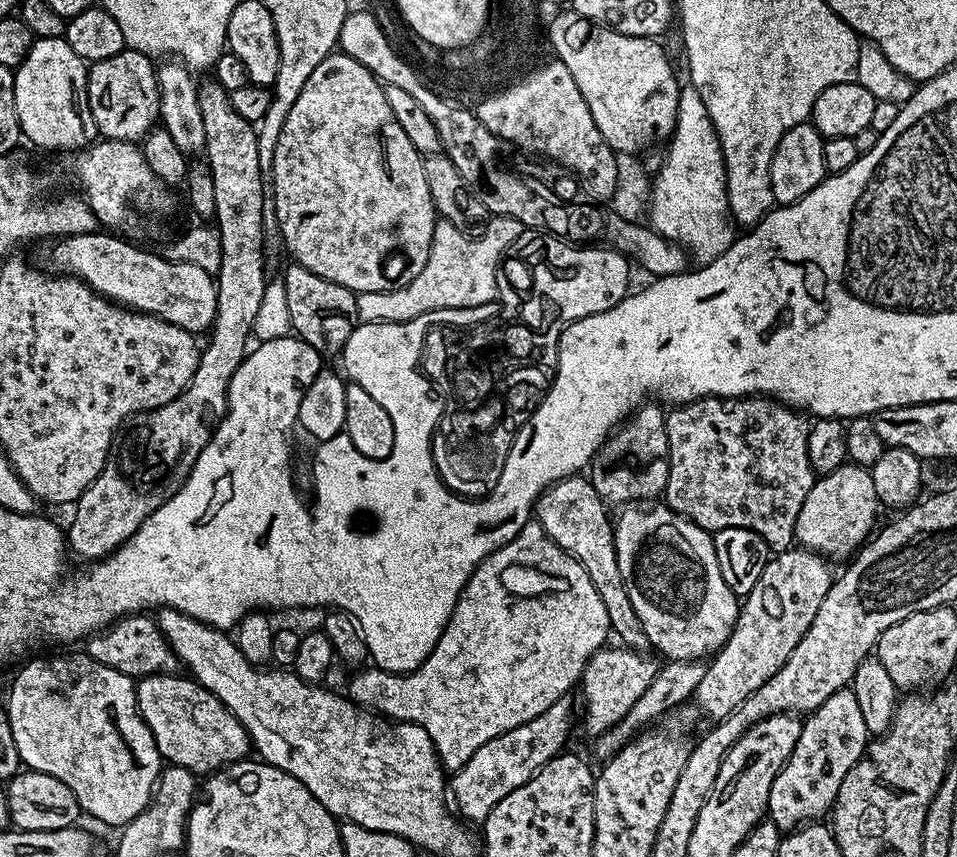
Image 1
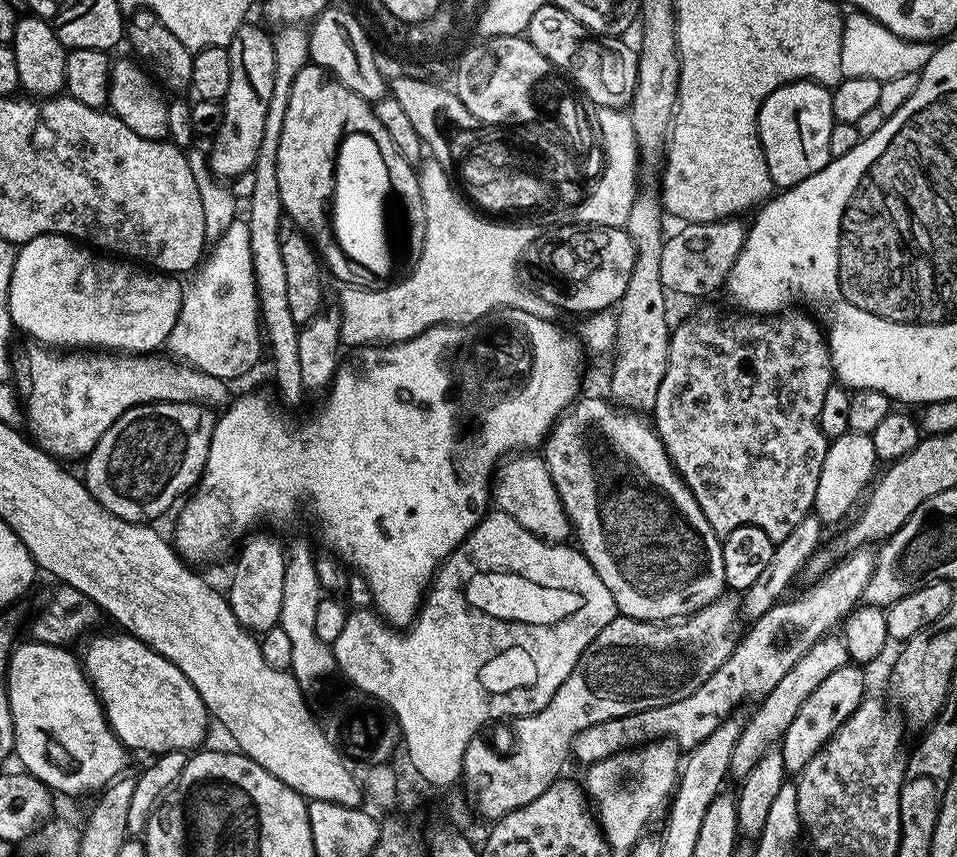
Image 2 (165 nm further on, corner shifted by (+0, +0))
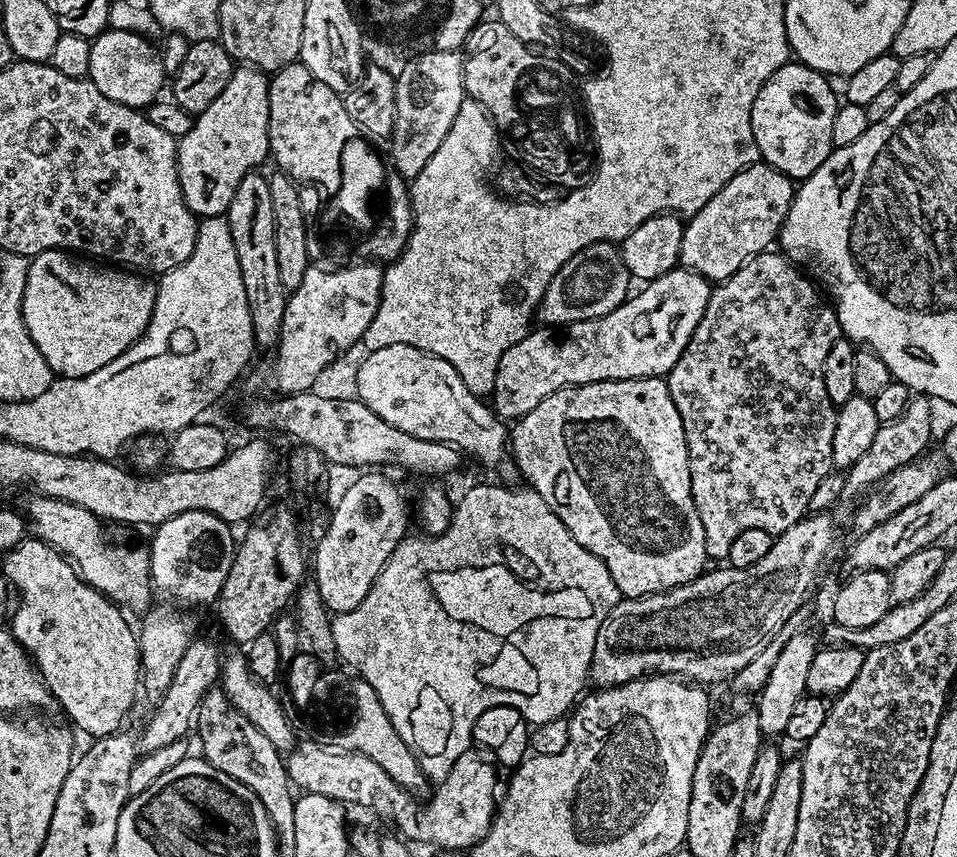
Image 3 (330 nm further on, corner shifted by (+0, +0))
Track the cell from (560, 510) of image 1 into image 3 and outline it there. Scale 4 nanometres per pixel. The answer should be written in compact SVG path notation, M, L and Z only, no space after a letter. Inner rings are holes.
M405 344L373 348L358 372L357 394L363 404L370 406L370 410L382 418L382 422L390 422L390 426L414 438L426 438L449 444L451 448L459 448L465 457L473 456L478 463L485 464L488 468L496 468L501 463L499 479L508 486L517 483L518 469L516 461L509 458L510 432L505 421L497 416L491 403L484 401L483 404L480 401L483 399L466 387L466 382L462 382L462 374L458 374L458 370L454 370L446 358L438 358L426 350Z

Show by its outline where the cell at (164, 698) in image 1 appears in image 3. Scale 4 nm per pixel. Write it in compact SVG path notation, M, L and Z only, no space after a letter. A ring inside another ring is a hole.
M25 538L19 546L3 553L2 560L2 575L18 593L18 603L10 616L12 637L32 657L52 692L53 701L64 707L65 714L73 720L71 723L77 729L80 727L88 738L112 736L121 731L142 688L140 641L134 628L128 625L129 617L107 596L86 583L64 555L44 540Z

